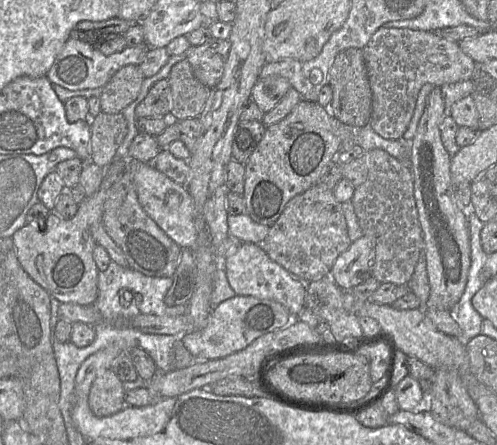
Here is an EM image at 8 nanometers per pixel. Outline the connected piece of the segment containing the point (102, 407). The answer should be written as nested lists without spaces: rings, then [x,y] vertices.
[[[112,368],[93,381],[88,403],[90,410],[97,417],[111,416],[126,406],[123,382]]]

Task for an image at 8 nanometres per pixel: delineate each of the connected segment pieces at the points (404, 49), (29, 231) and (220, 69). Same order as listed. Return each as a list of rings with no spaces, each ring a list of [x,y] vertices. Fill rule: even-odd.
[[[380,27],[363,48],[372,91],[371,128],[390,140],[401,140],[413,116],[417,97],[425,84],[442,87],[471,80],[476,62],[459,47],[458,42],[430,31]]]
[[[115,159],[107,166],[97,191],[79,203],[78,211],[72,218],[65,219],[55,211],[50,211],[45,232],[37,231],[26,223],[11,236],[22,268],[51,297],[61,303],[91,305],[97,299],[99,269],[93,257],[97,244],[94,226],[102,223],[104,203],[109,190],[125,170],[126,160],[123,159]],[[36,261],[42,261],[43,270],[37,268]]]
[[[211,38],[187,50],[188,61],[195,77],[209,88],[220,83],[225,71],[231,44],[228,39]]]

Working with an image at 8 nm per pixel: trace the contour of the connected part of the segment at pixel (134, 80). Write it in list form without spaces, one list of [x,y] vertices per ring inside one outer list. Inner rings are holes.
[[[139,65],[119,69],[102,87],[101,111],[109,114],[123,111],[137,98],[145,78]]]

